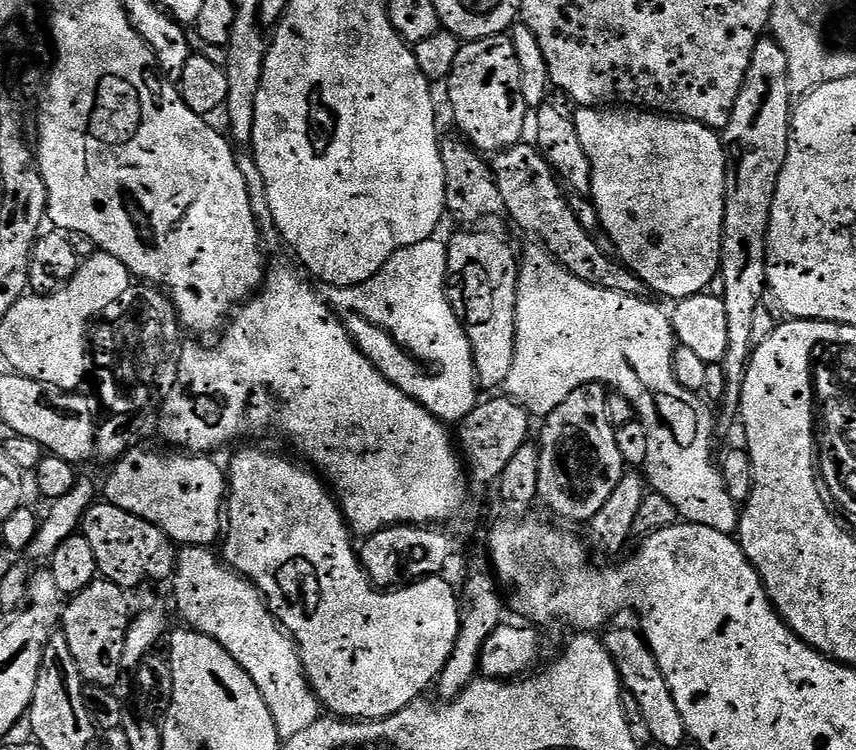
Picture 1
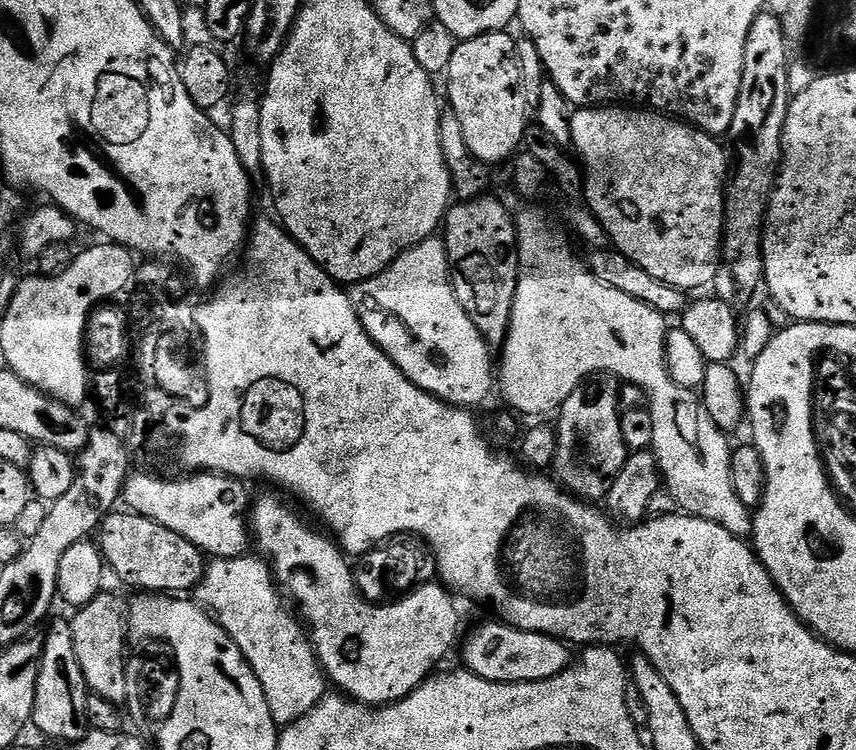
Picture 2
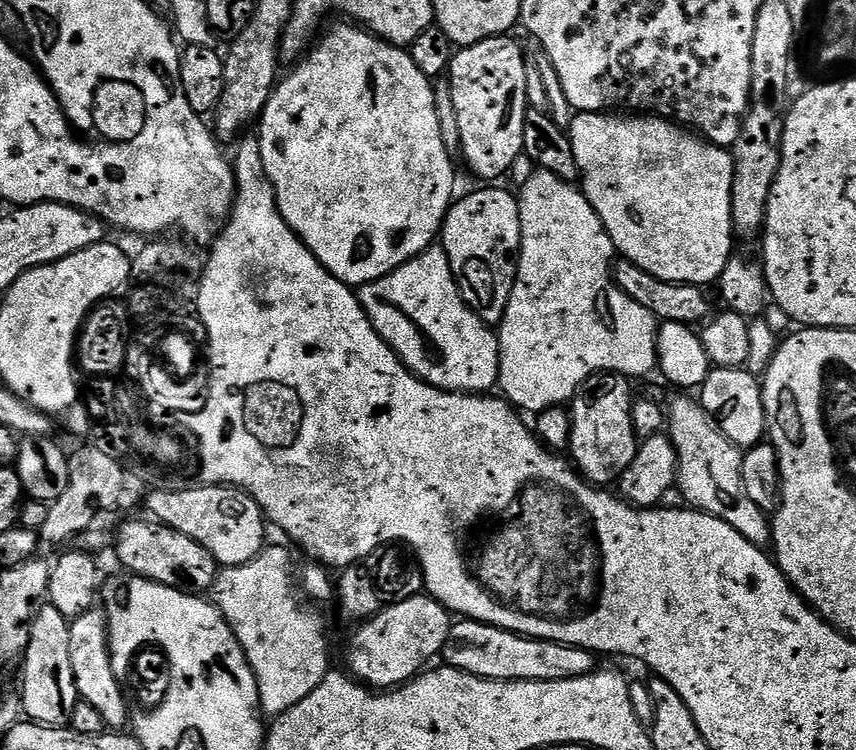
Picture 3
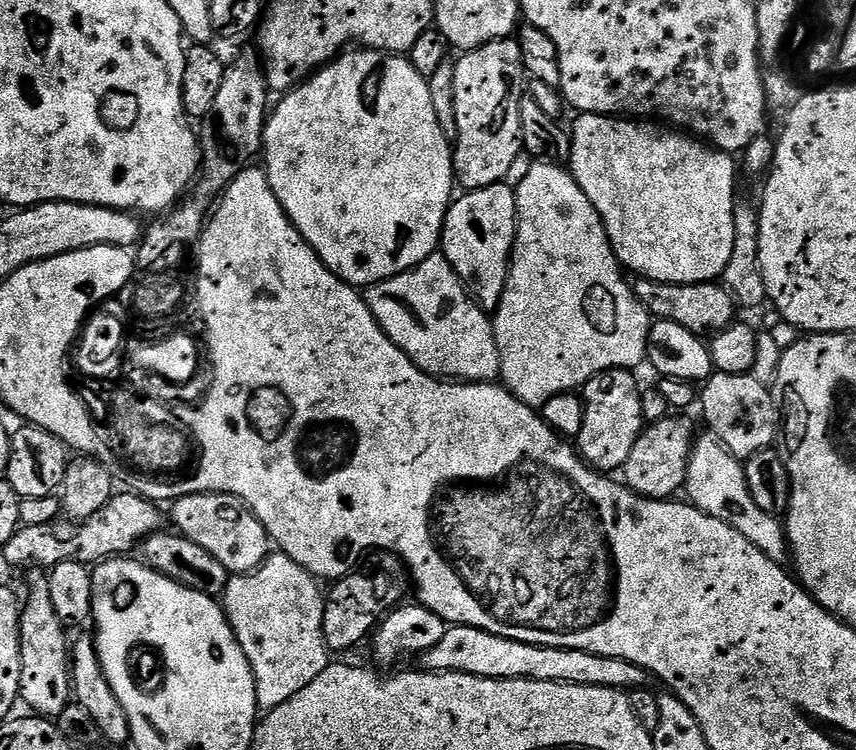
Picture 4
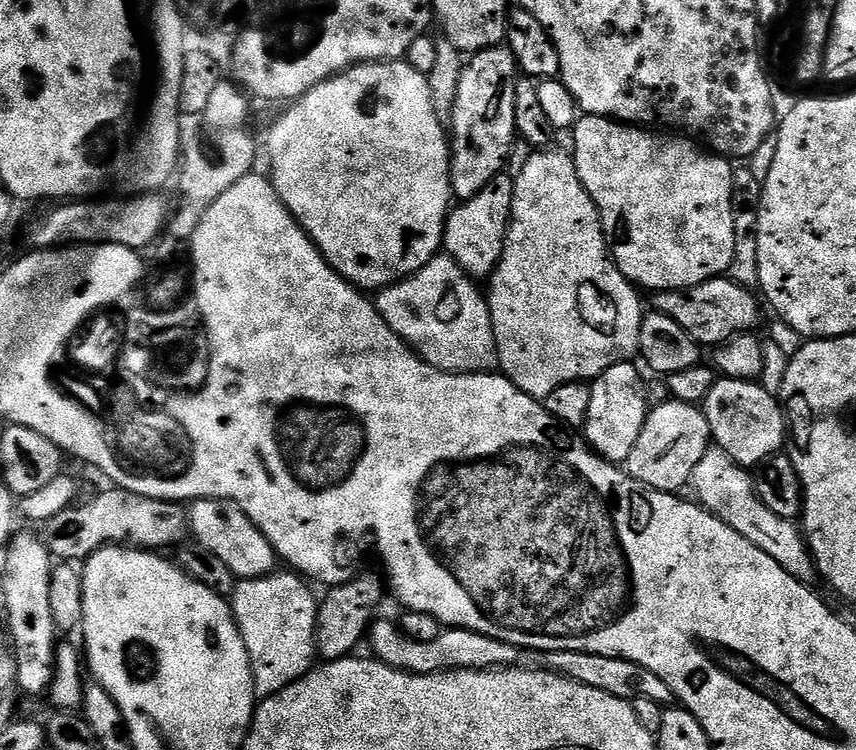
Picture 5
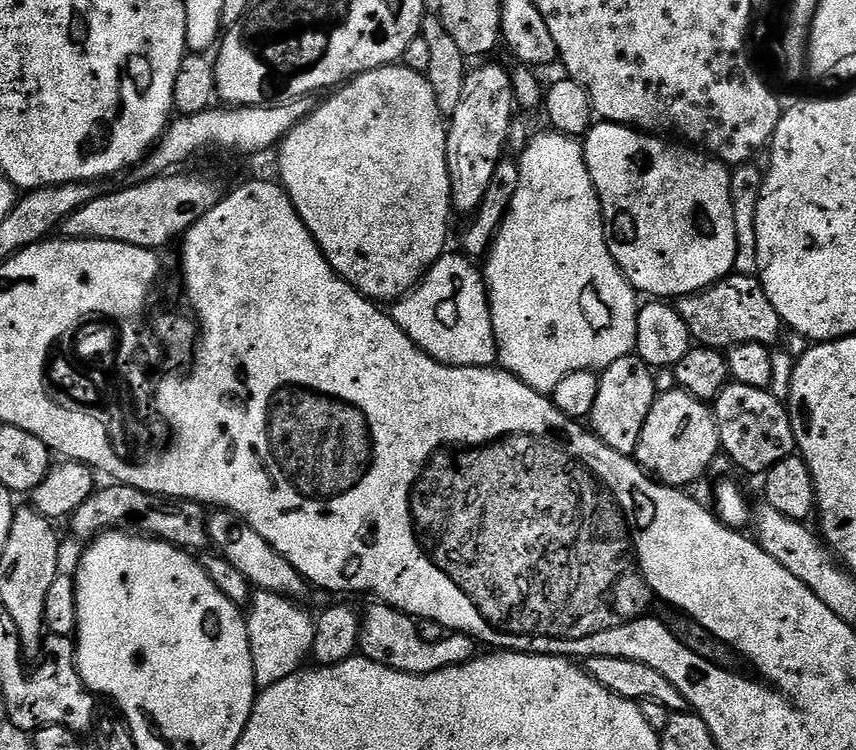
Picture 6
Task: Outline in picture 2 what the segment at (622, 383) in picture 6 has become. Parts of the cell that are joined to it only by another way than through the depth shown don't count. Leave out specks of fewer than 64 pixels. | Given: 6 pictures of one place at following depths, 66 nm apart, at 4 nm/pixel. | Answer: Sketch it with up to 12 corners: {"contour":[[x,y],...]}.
{"contour":[[585,380],[554,424],[551,471],[585,502],[607,501],[630,455],[621,381]]}

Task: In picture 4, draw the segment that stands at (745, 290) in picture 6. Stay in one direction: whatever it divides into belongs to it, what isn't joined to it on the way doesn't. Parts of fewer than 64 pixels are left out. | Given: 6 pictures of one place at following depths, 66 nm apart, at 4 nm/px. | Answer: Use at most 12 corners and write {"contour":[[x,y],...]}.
{"contour":[[637,279],[649,317],[711,337],[734,323],[723,283]]}

